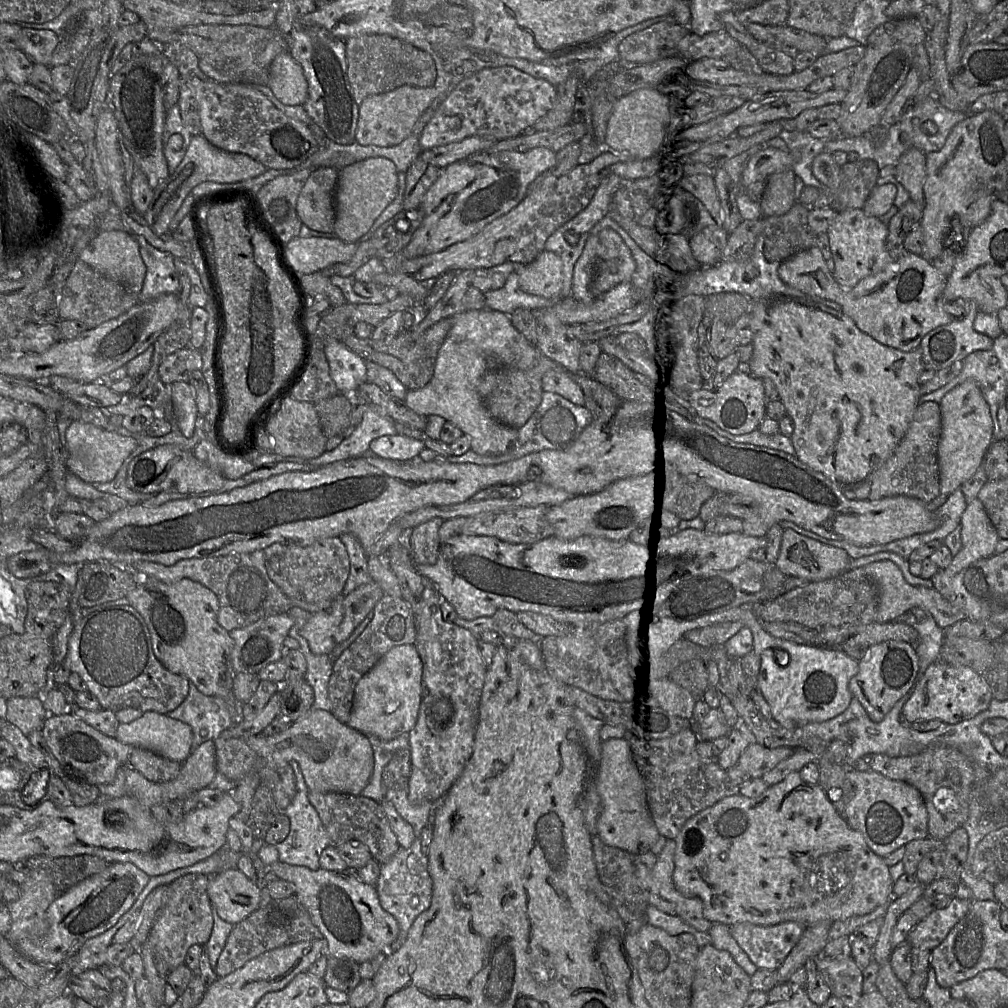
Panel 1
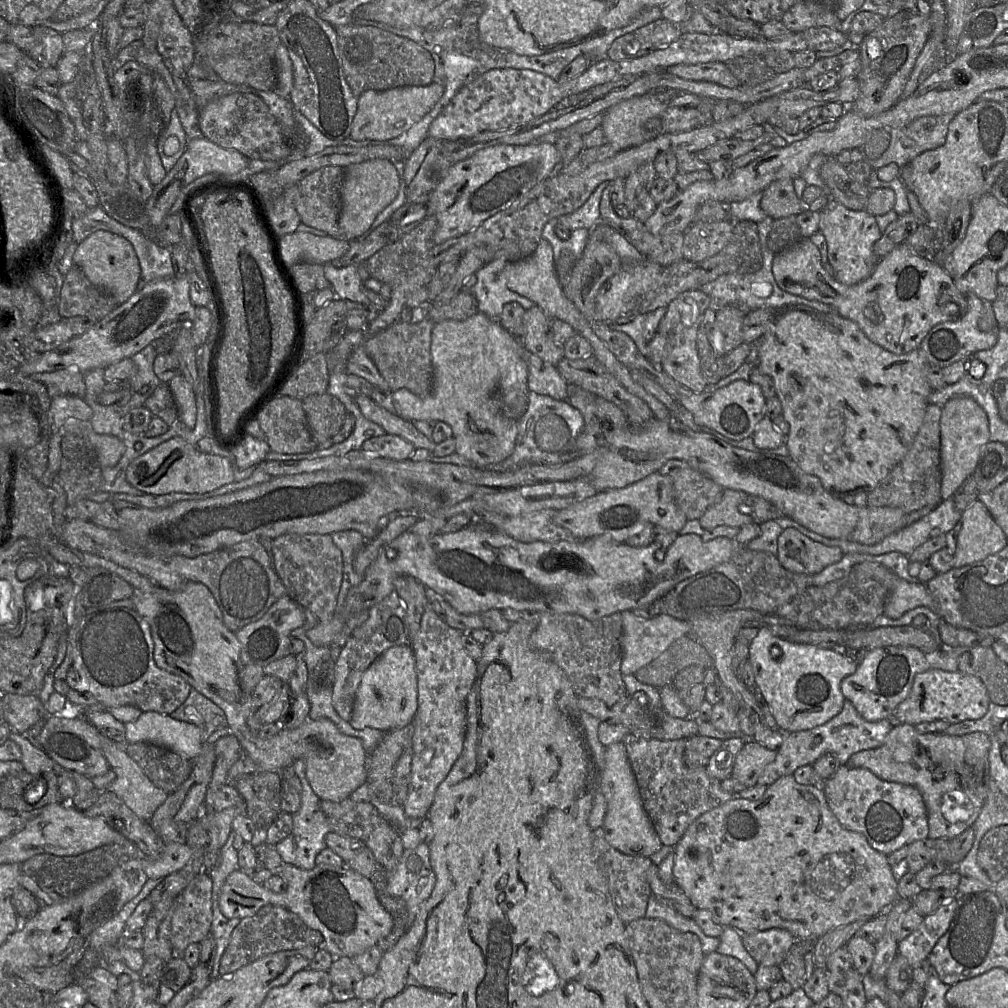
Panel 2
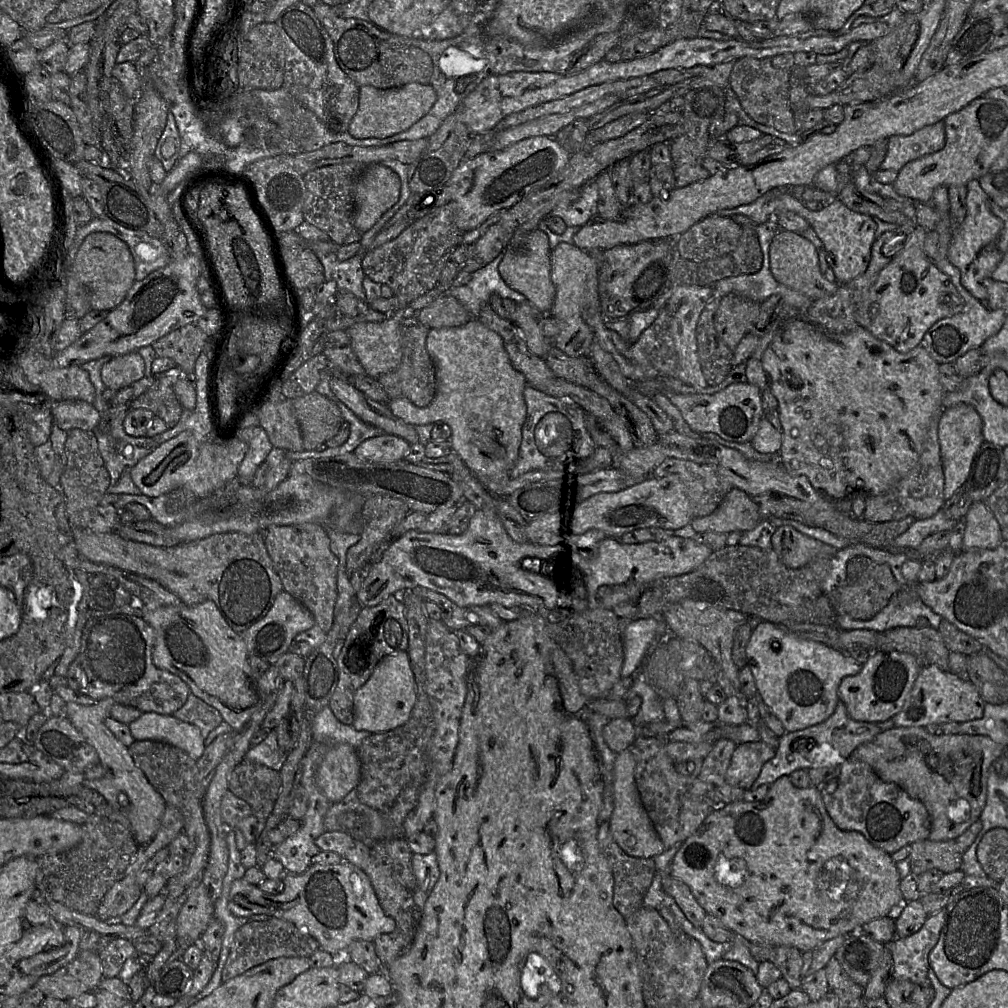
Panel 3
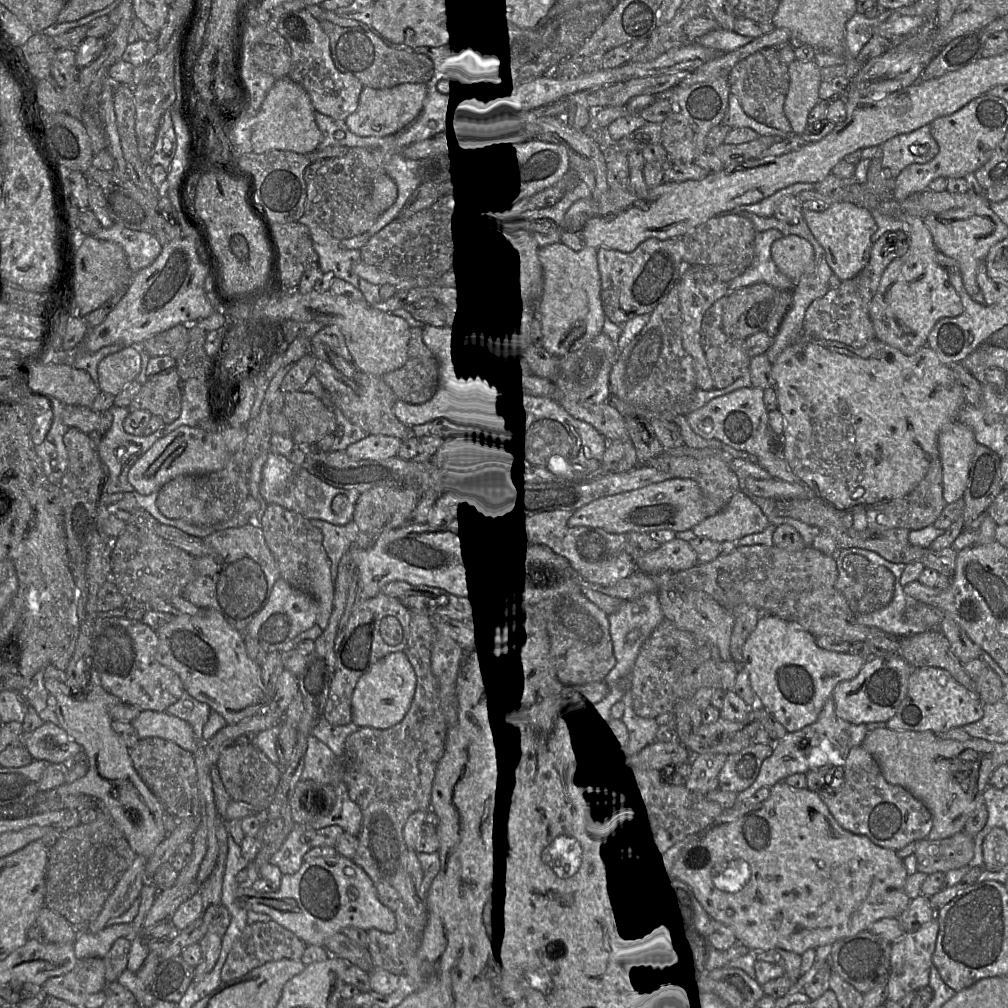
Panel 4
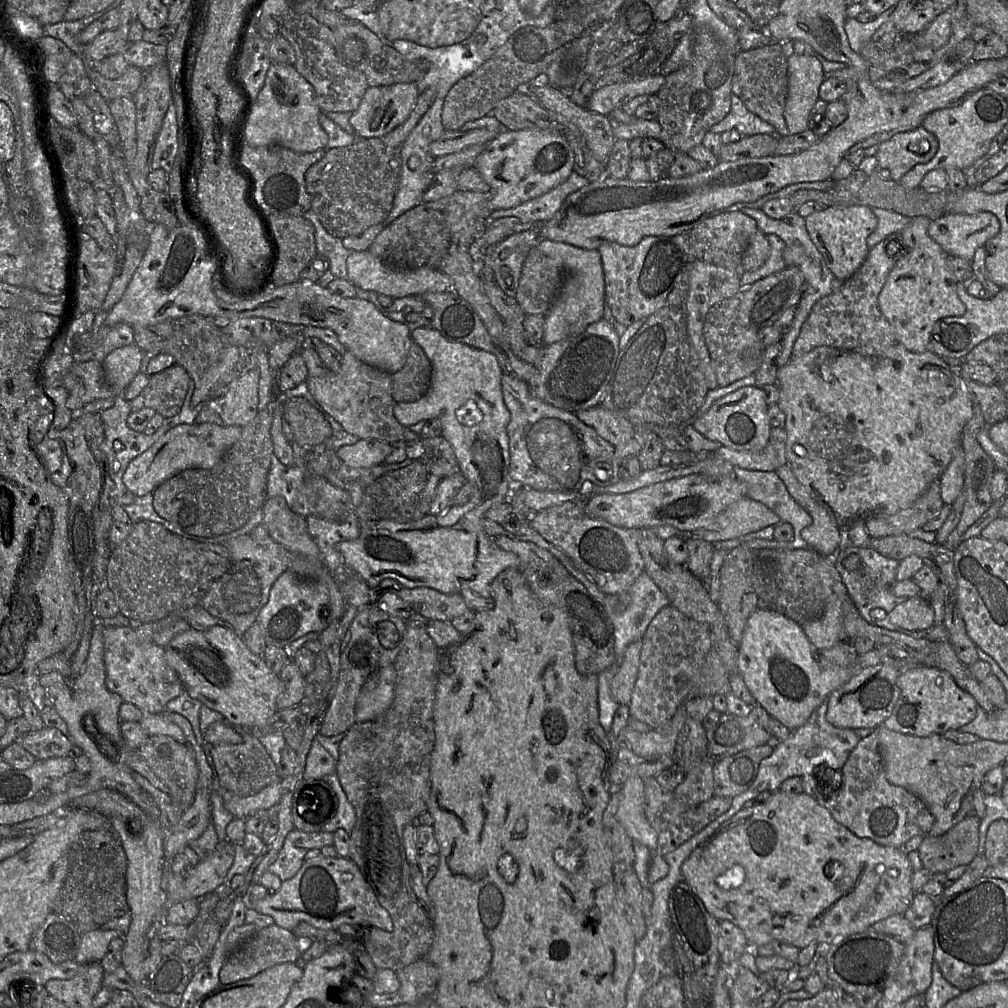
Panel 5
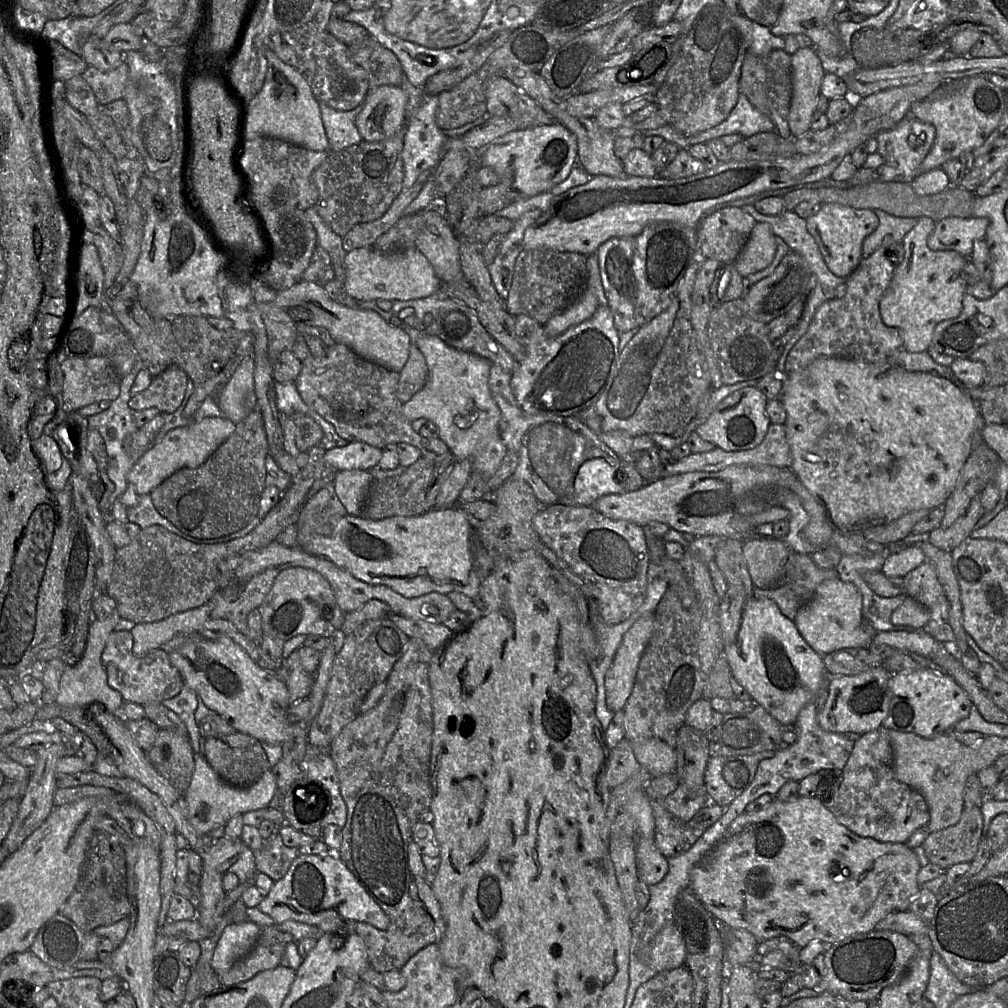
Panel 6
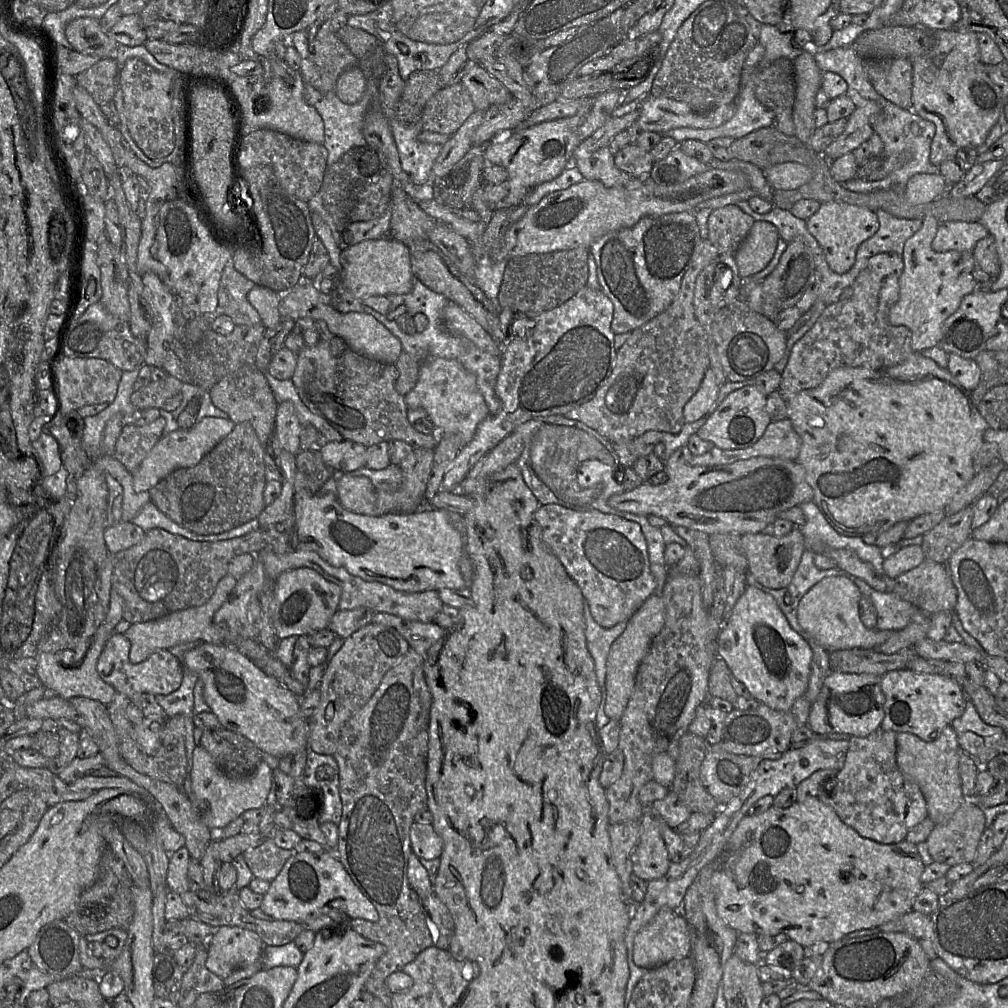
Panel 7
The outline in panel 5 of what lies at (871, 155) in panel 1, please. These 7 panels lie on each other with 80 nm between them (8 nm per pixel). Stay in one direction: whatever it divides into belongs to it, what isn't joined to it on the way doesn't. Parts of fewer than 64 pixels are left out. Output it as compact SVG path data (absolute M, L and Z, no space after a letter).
M920 126L882 142L875 156L879 169L887 169L890 179L899 182L916 165L931 161L937 151L937 138Z

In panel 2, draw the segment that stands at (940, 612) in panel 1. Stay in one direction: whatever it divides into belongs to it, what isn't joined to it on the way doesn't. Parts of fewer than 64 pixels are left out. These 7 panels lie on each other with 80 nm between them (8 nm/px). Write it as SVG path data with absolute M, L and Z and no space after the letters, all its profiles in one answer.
M897 576L897 581L894 581L894 586L887 598L883 615L897 619L919 606L925 606L932 611L937 609L937 604L925 584L908 582Z

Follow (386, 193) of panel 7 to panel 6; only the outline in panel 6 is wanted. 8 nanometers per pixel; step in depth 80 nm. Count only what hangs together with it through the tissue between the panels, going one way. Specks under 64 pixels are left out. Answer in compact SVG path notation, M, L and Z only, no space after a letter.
M405 127L382 141L362 140L339 151L327 151L326 159L311 176L318 190L318 200L314 207L336 234L342 237L357 224L379 219L401 192L404 137Z

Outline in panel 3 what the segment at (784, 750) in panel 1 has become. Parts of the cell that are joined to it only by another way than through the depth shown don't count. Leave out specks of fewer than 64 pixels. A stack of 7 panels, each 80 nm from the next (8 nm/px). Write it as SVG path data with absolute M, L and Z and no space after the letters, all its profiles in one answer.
M763 741L737 744L725 774L725 783L750 790L763 765L775 756L776 749Z

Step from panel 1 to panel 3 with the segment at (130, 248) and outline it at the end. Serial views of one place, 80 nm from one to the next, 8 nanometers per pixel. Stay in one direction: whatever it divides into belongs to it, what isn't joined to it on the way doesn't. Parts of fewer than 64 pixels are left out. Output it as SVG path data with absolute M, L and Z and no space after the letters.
M94 232L84 239L71 272L89 291L91 310L113 310L124 300L136 281L134 258L128 245L108 232Z

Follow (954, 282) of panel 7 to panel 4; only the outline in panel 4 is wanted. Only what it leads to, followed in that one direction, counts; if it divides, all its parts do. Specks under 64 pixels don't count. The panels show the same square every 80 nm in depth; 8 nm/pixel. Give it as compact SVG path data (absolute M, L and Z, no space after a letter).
M896 200L881 202L876 210L901 221L902 231L908 237L908 251L886 267L871 300L869 315L876 339L909 356L927 346L928 335L940 319L957 317L964 308L948 272L936 261L937 249L923 220L902 212Z

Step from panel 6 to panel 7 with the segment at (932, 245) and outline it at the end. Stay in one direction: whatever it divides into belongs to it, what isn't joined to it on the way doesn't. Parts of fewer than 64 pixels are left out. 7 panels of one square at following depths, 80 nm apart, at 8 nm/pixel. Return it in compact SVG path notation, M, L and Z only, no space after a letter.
M947 221L939 224L931 247L936 252L969 251L972 252L976 243L989 235L988 229L981 222Z

